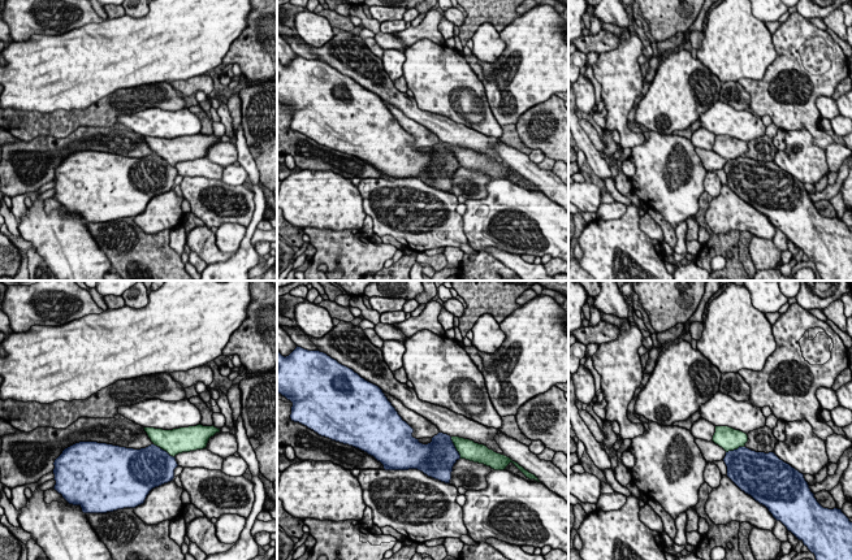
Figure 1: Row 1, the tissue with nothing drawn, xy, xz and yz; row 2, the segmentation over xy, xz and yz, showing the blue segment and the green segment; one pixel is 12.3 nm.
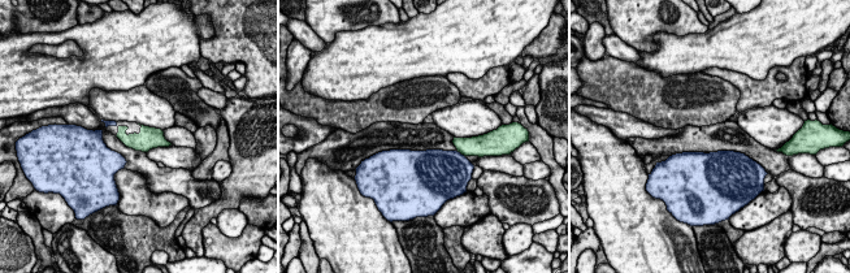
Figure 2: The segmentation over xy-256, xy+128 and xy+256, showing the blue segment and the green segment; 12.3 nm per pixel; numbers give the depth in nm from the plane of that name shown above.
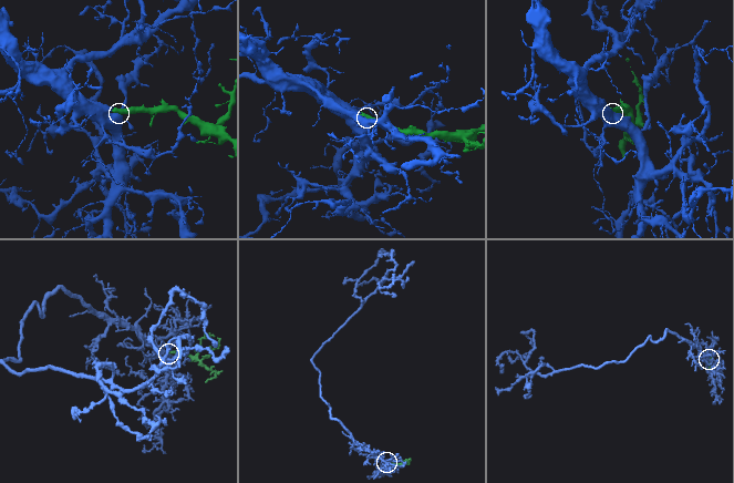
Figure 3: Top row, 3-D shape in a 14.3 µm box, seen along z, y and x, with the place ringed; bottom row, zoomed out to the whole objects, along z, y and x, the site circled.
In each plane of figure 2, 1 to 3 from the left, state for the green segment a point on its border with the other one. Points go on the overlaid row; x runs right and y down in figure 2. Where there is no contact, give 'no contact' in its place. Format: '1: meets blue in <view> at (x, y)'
1: no contact
2: meets blue in xy+128 at (459, 152)
3: no contact

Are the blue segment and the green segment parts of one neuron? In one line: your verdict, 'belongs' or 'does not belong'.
belongs

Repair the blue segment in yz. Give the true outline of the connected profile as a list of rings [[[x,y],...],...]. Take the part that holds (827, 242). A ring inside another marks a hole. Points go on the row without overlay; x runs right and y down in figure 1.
[[[747,156],[726,161],[723,170],[727,175],[727,186],[741,200],[765,214],[777,230],[780,230],[788,240],[801,249],[816,265],[822,281],[852,281],[852,231],[842,218],[823,217],[810,200],[803,182],[780,169],[774,161],[756,161]]]

